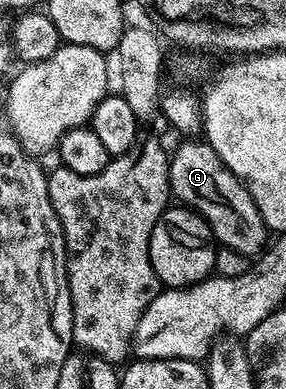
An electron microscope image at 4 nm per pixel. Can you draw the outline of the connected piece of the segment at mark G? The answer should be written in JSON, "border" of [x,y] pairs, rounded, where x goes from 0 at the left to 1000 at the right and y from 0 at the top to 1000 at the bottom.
{"border":[[[724,362],[633,365],[643,368],[615,388],[598,388],[587,411],[587,483],[598,506],[710,555],[769,632],[801,632],[871,658],[906,656],[941,620],[944,594],[867,486],[853,481],[836,452],[790,432],[762,391],[748,391]]]}

